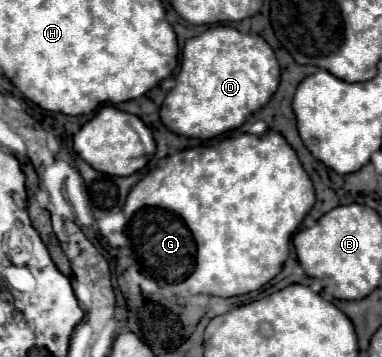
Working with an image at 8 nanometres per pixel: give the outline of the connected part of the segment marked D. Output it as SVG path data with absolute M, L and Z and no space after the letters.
M216 26L190 38L182 52L176 88L168 92L160 108L164 126L188 138L216 138L240 128L246 118L266 106L280 82L280 66L274 50L258 34L242 34L232 26Z

